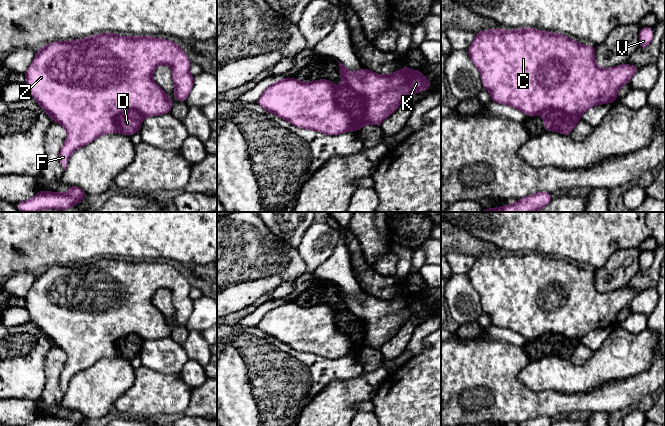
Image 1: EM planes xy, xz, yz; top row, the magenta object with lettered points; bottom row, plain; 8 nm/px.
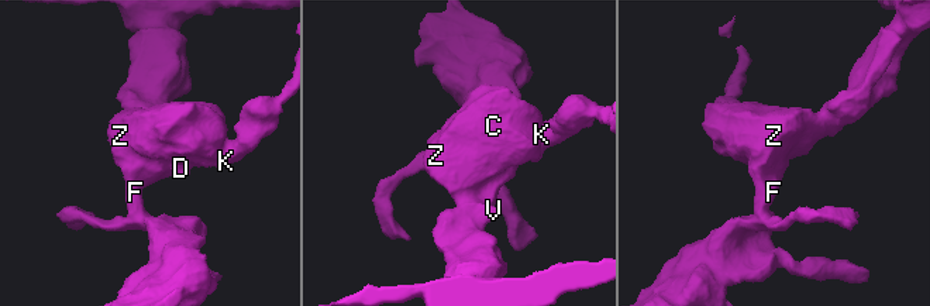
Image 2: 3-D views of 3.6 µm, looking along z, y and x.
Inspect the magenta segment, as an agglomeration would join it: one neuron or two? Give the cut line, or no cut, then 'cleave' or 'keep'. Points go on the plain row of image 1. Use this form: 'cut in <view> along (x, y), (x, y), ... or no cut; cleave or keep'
cut in xz along (342, 305), (361, 322), (364, 333), (364, 347), (359, 352); cleave

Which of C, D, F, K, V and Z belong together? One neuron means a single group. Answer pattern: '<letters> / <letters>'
C F K V Z / D

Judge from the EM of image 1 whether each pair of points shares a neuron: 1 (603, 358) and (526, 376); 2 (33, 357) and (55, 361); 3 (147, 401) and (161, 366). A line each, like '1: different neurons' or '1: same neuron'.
1: same neuron
2: different neurons
3: different neurons

